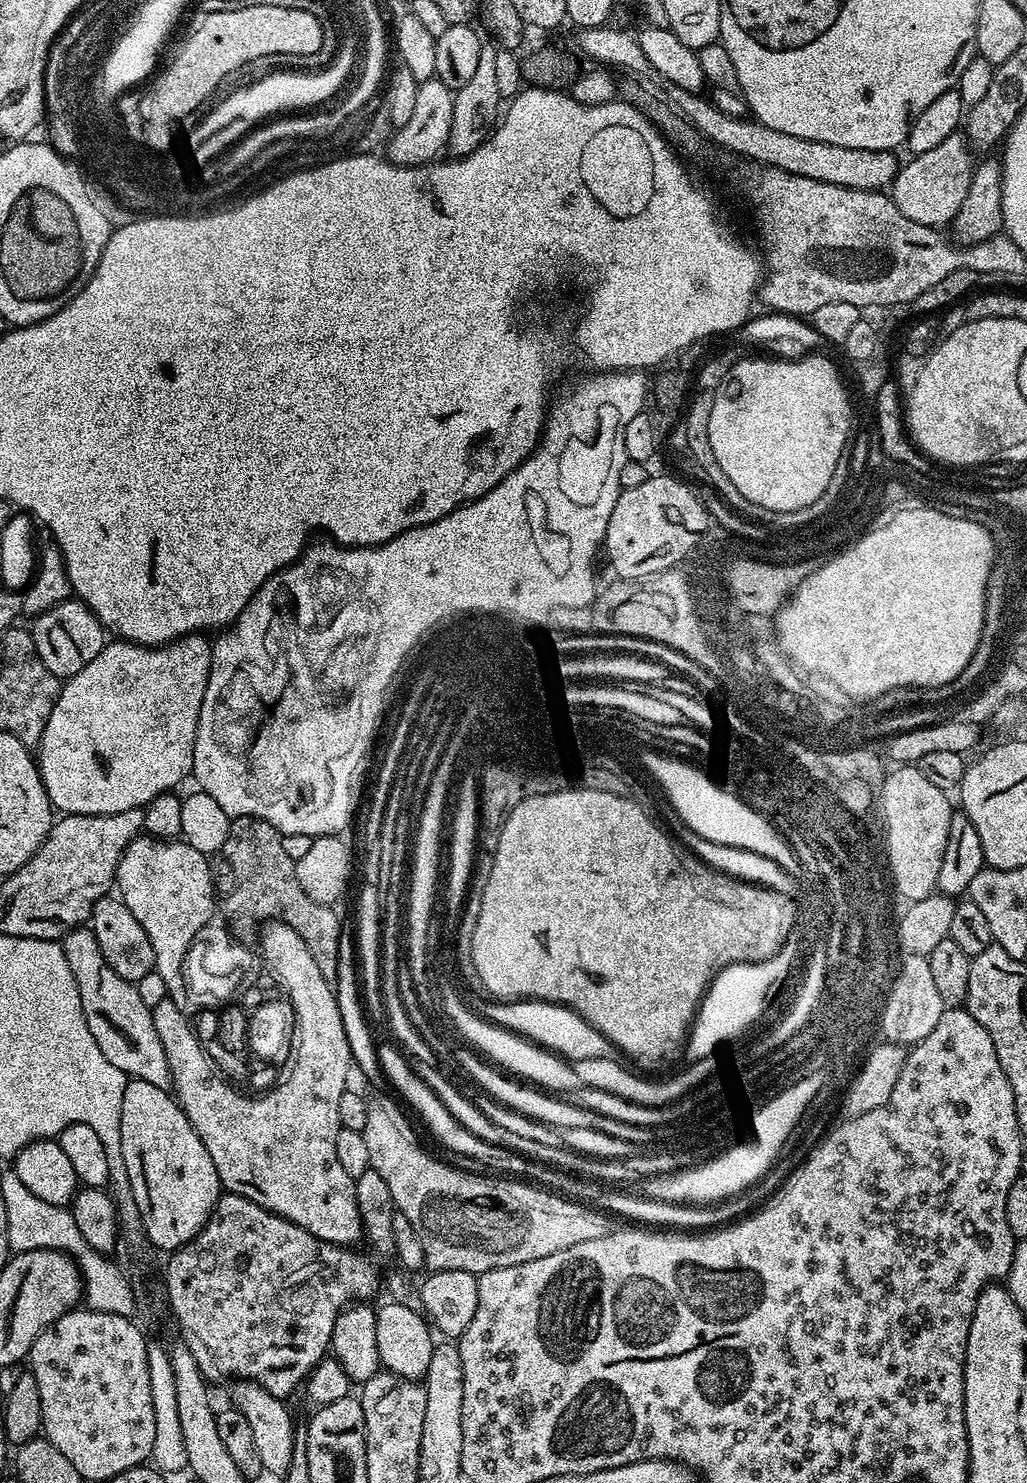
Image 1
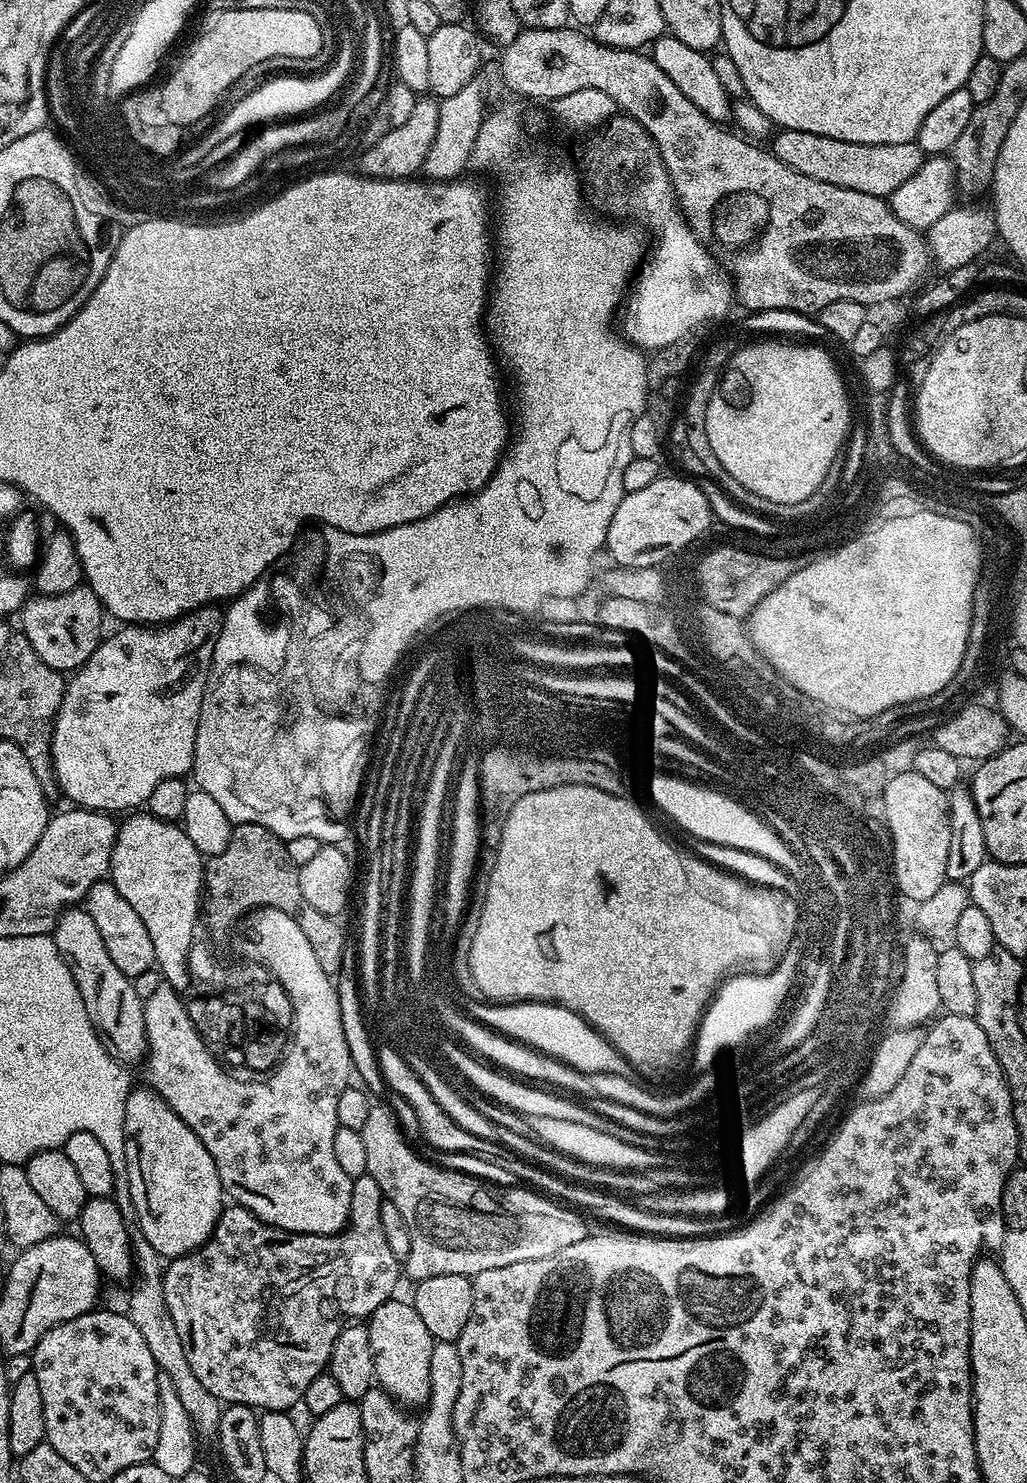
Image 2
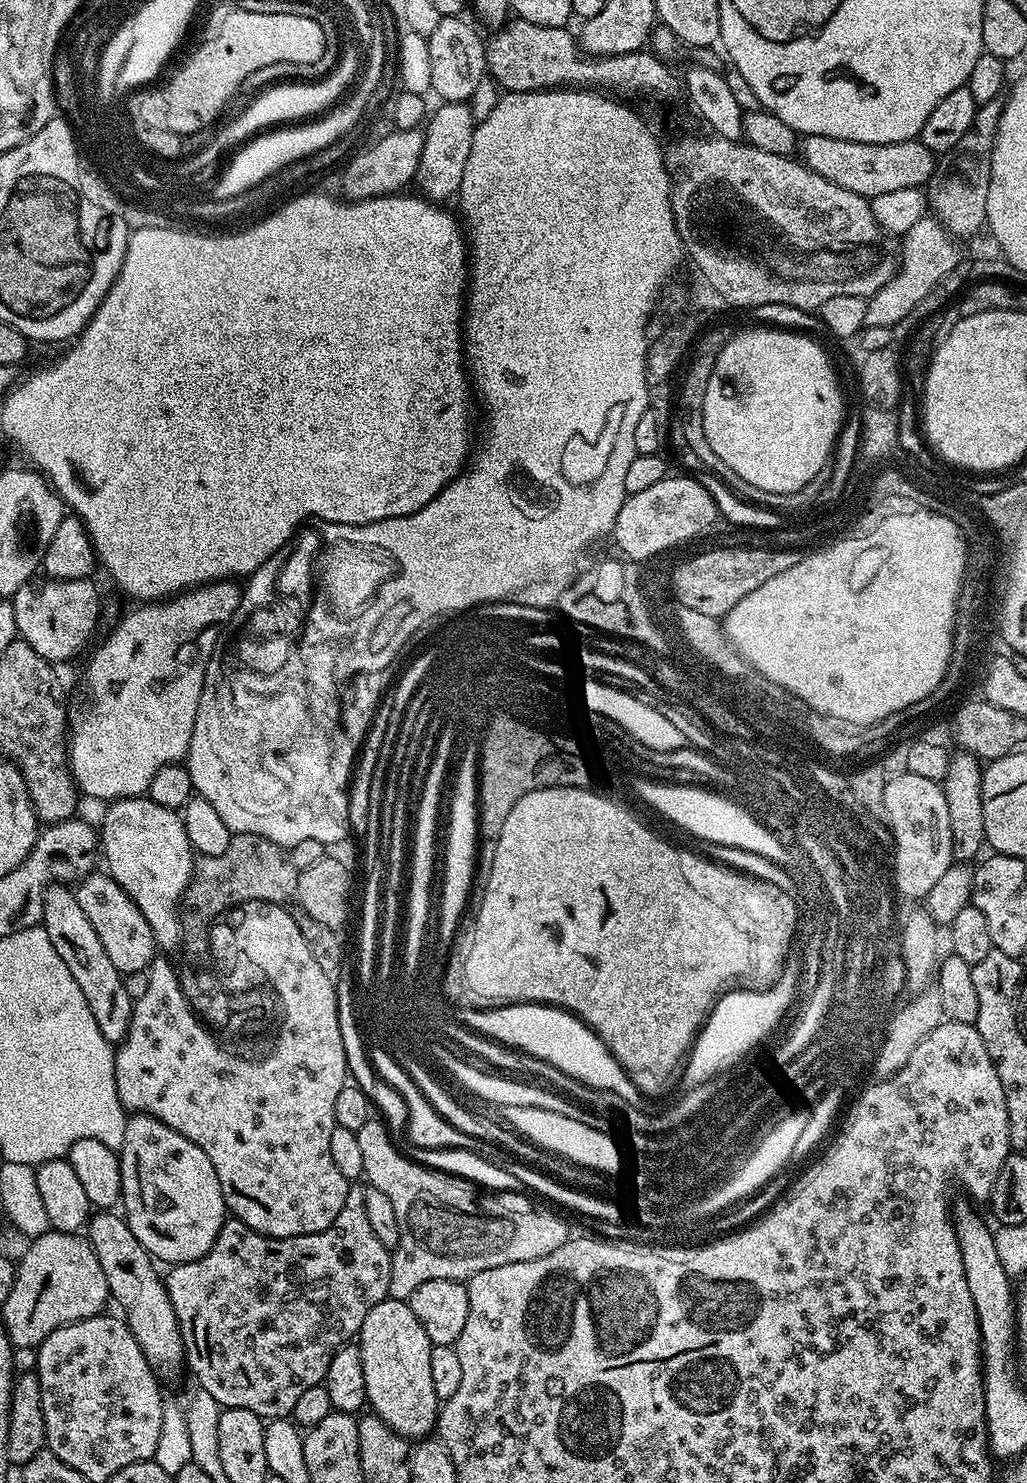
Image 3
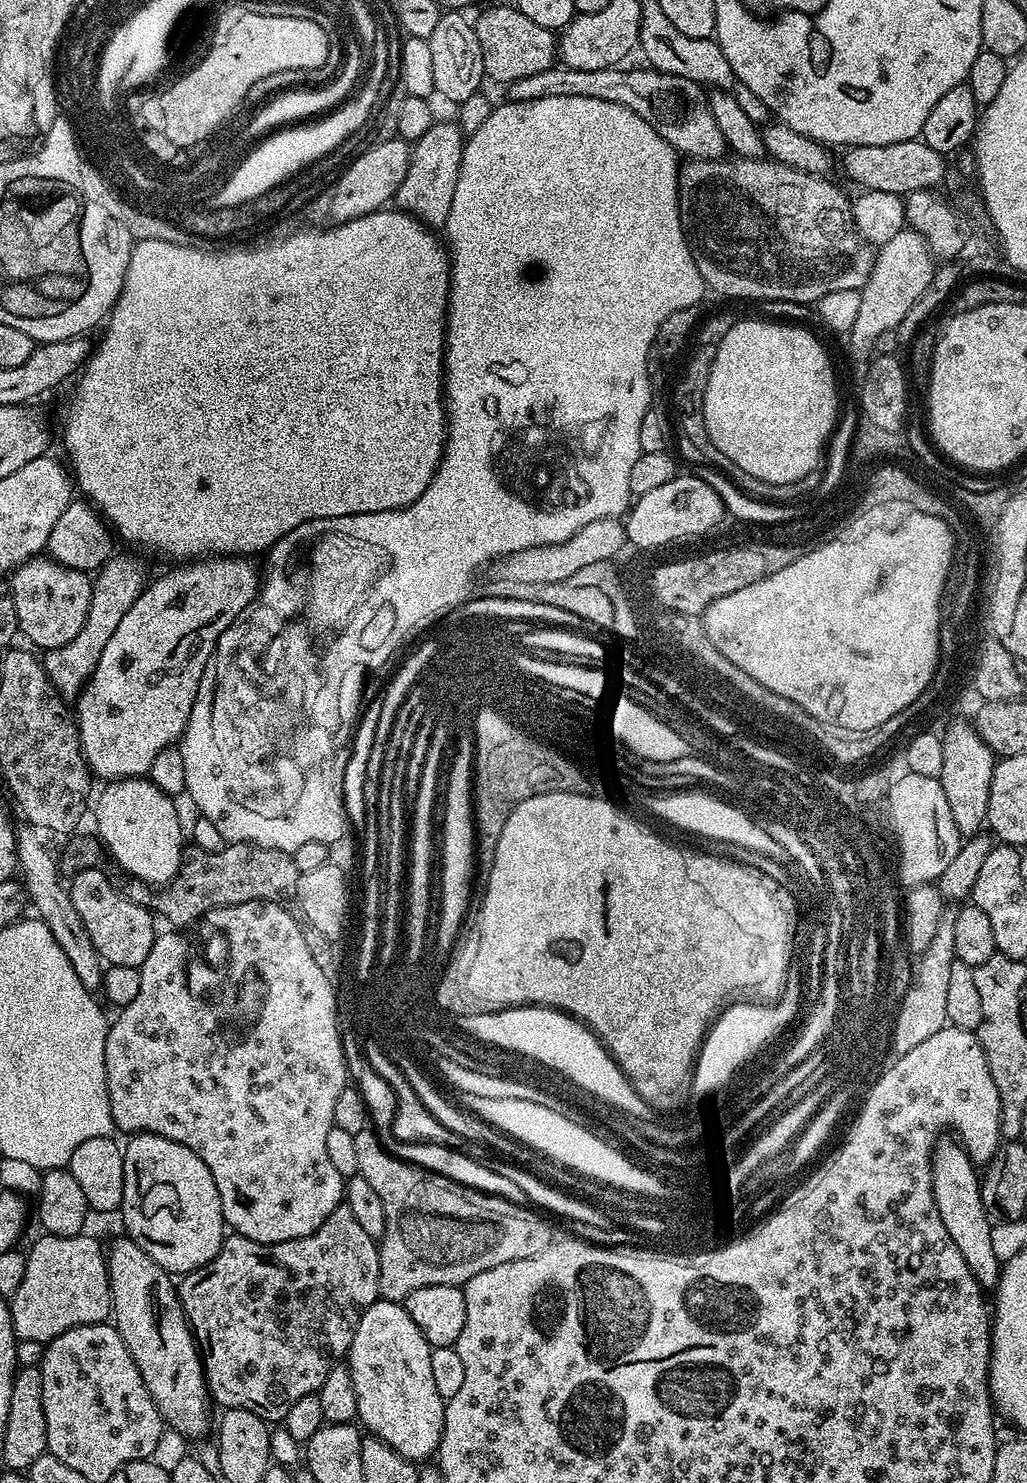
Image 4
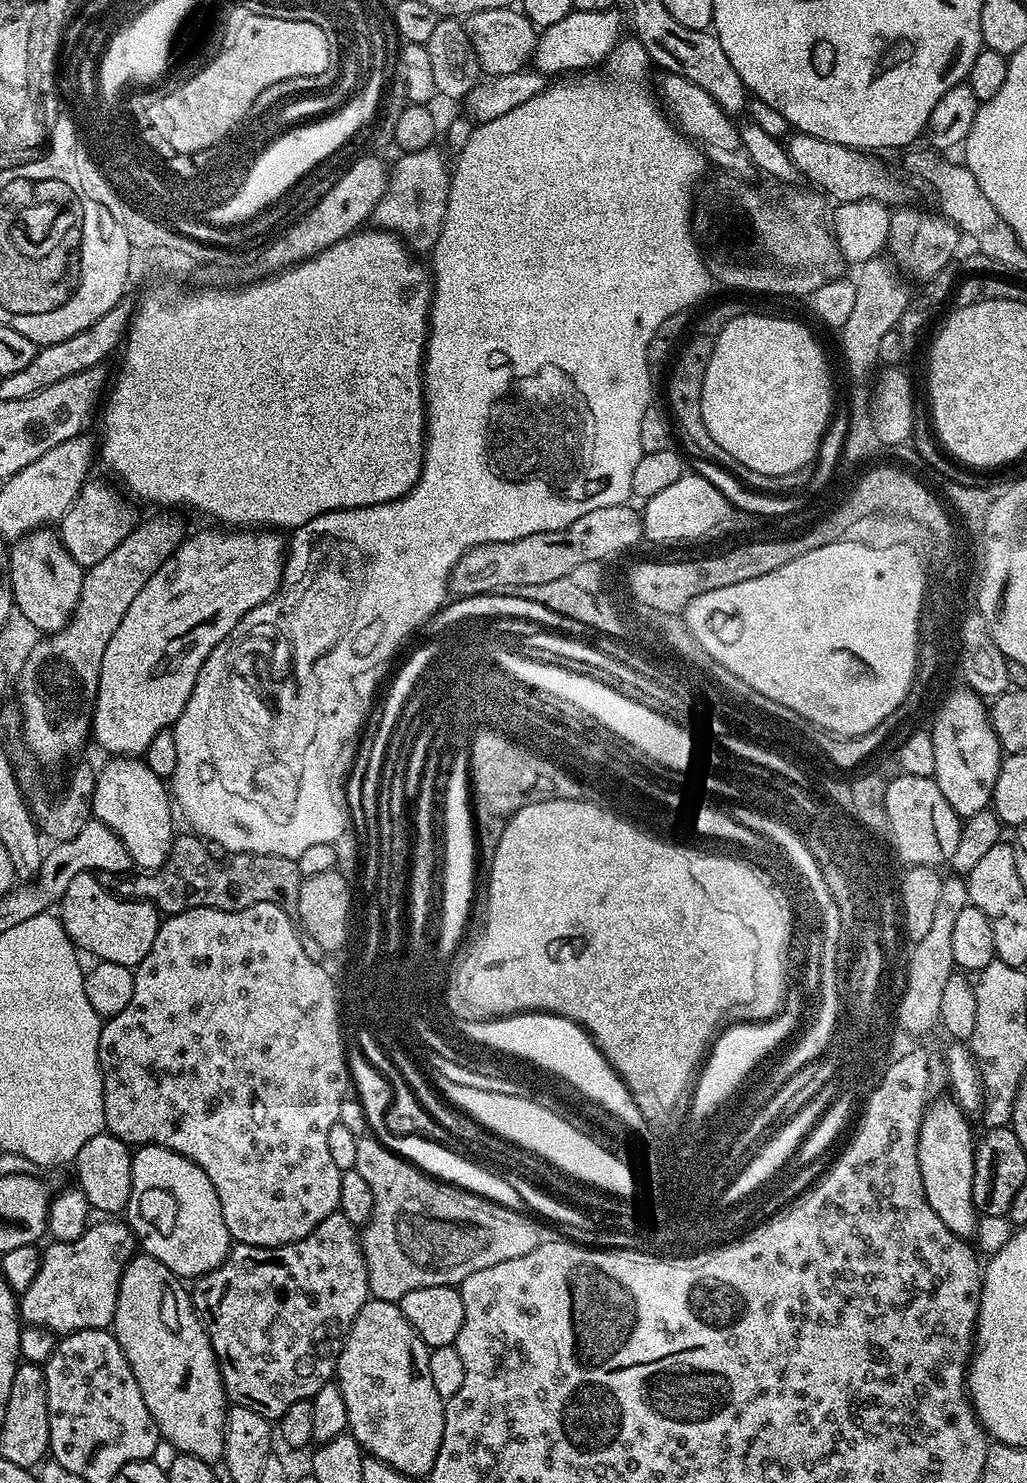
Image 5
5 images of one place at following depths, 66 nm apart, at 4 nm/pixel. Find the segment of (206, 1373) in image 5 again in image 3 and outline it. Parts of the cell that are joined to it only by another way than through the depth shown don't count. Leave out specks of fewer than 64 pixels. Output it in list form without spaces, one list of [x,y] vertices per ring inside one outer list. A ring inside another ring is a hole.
[[[112,1210],[97,1211],[89,1219],[86,1238],[91,1242],[98,1258],[98,1266],[102,1266],[102,1274],[106,1274],[108,1295],[113,1301],[120,1303],[119,1311],[134,1334],[138,1346],[142,1346],[146,1362],[161,1381],[174,1379],[186,1364],[184,1343],[161,1273],[156,1273],[157,1261],[144,1249],[142,1242],[134,1238],[134,1230],[130,1230],[123,1215]]]

